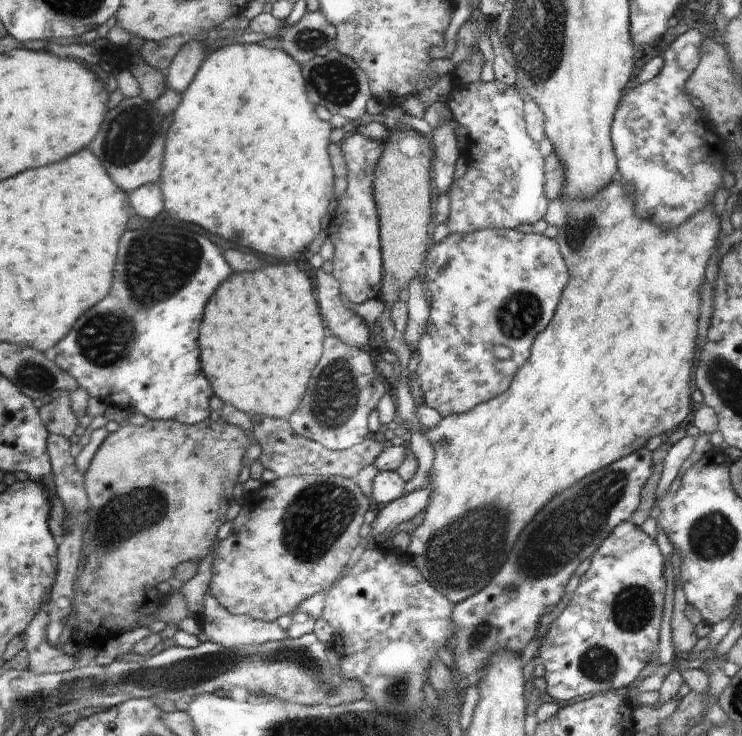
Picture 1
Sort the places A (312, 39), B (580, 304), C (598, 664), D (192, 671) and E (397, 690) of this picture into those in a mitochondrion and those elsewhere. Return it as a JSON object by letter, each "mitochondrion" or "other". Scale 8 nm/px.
{"A":"mitochondrion","B":"other","C":"mitochondrion","D":"mitochondrion","E":"mitochondrion"}

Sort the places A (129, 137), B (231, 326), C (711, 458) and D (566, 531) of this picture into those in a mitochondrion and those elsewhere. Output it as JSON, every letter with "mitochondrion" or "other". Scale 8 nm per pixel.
{"A":"mitochondrion","B":"other","C":"other","D":"mitochondrion"}

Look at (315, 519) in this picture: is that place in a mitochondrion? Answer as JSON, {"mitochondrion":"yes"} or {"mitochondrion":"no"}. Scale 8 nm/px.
{"mitochondrion":"yes"}

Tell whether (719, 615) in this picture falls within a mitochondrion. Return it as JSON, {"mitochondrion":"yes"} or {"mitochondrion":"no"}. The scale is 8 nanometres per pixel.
{"mitochondrion":"no"}

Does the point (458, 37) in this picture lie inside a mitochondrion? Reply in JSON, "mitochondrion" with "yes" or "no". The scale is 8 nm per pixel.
{"mitochondrion":"no"}

